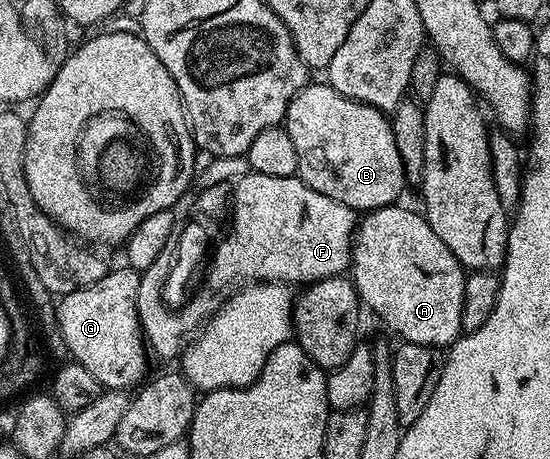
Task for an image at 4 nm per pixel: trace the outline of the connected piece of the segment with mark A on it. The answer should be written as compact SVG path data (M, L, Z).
M401 203L384 205L381 209L370 209L360 218L357 232L353 235L353 260L351 280L357 289L364 308L369 309L389 329L401 336L402 342L410 345L448 347L462 336L463 287L466 270L455 259L455 255L431 231L429 222L420 212L404 209Z

